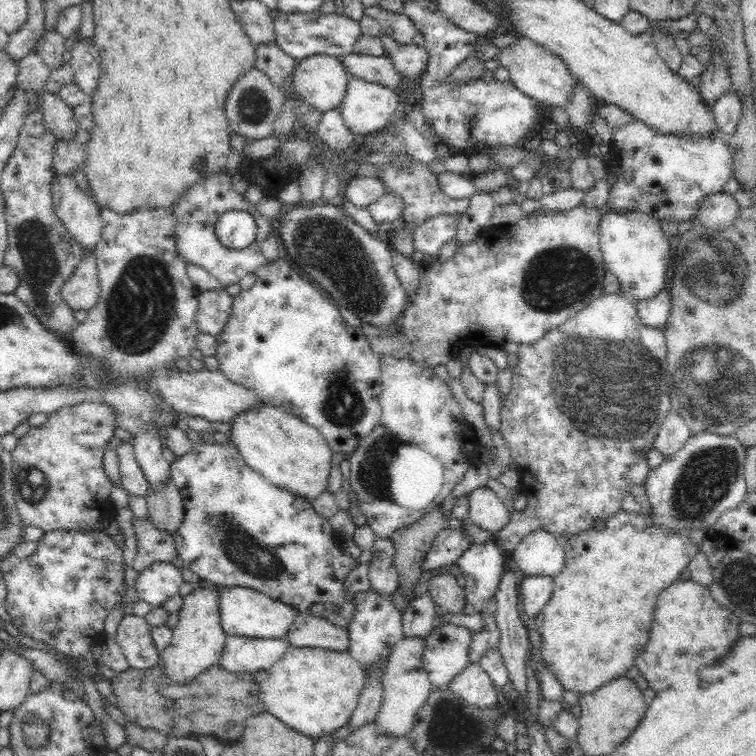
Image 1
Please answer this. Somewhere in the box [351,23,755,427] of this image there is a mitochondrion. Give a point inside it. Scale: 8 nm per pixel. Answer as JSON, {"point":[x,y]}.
{"point":[712,271]}

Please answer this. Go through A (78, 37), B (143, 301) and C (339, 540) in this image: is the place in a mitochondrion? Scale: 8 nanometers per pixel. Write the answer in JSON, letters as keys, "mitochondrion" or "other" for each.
{"A":"other","B":"mitochondrion","C":"other"}

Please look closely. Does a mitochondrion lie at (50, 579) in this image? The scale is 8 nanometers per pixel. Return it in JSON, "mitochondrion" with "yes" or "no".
{"mitochondrion":"no"}

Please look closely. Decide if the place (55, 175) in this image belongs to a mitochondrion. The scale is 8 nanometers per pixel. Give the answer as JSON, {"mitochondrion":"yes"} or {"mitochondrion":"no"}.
{"mitochondrion":"no"}

